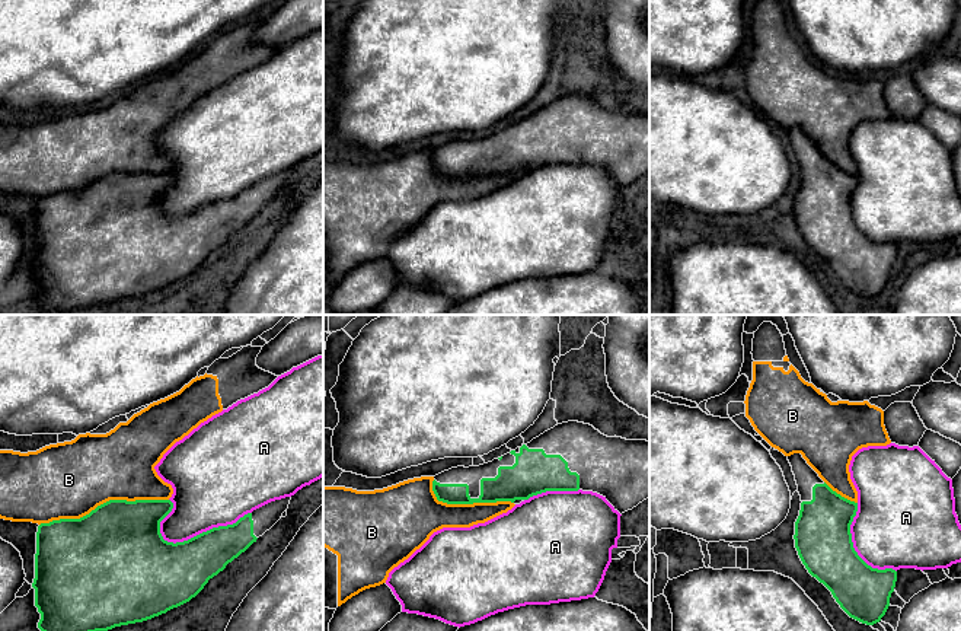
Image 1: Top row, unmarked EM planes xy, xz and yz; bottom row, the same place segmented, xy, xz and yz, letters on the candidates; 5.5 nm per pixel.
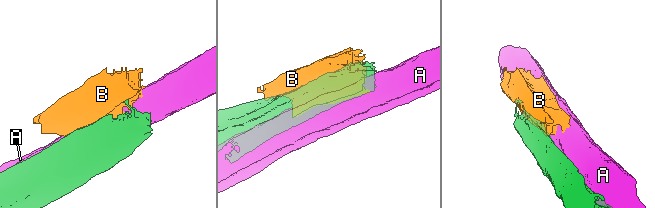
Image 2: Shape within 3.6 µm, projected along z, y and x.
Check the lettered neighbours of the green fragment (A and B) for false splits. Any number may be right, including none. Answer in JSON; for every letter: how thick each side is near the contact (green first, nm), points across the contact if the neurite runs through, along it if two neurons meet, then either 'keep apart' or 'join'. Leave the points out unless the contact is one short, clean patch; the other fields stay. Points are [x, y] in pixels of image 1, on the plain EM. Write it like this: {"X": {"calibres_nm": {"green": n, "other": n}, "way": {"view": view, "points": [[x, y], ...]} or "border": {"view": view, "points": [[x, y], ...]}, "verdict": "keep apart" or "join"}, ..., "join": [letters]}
{"A": {"calibres_nm": {"green": 320, "other": 420}, "verdict": "keep apart"}, "B": {"calibres_nm": {"green": 480, "other": 420}, "verdict": "keep apart"}, "join": []}

